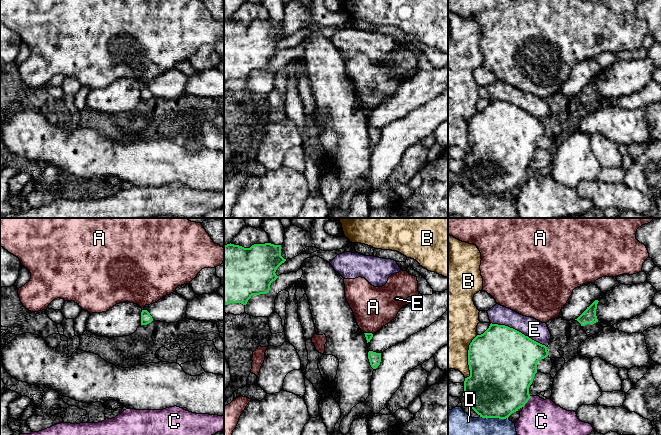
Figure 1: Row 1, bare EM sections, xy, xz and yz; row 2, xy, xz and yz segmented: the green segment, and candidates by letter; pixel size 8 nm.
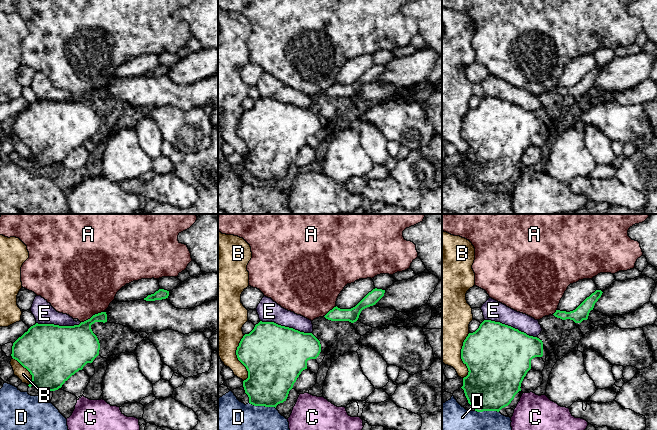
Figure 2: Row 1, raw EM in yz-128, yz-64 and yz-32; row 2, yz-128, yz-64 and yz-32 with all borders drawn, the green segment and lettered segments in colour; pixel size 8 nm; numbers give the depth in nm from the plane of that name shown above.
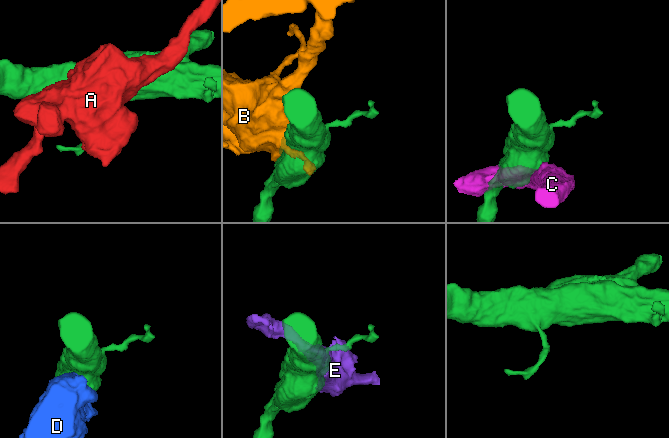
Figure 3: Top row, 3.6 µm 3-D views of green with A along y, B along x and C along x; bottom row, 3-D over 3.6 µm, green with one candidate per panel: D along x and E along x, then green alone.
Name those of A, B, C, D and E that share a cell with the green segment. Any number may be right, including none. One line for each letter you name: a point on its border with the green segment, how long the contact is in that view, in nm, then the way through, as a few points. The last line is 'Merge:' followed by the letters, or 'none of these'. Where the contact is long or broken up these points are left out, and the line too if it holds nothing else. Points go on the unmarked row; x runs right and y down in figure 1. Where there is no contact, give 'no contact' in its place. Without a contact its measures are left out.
Merge: none of these

